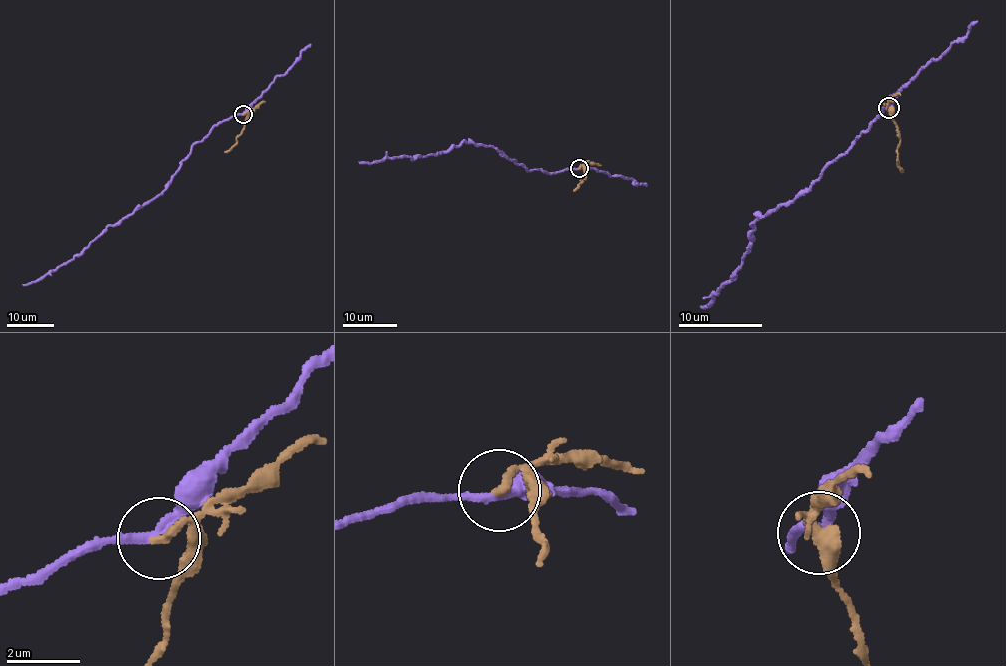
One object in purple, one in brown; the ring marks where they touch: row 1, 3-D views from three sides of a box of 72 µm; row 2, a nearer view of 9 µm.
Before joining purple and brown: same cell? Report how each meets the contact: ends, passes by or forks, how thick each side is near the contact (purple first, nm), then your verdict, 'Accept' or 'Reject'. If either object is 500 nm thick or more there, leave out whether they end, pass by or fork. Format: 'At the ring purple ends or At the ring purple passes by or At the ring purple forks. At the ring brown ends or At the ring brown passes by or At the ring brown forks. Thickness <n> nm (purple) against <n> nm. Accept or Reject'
At the ring purple passes by. At the ring brown ends. Thickness 220 nm (purple) against 240 nm. Reject

